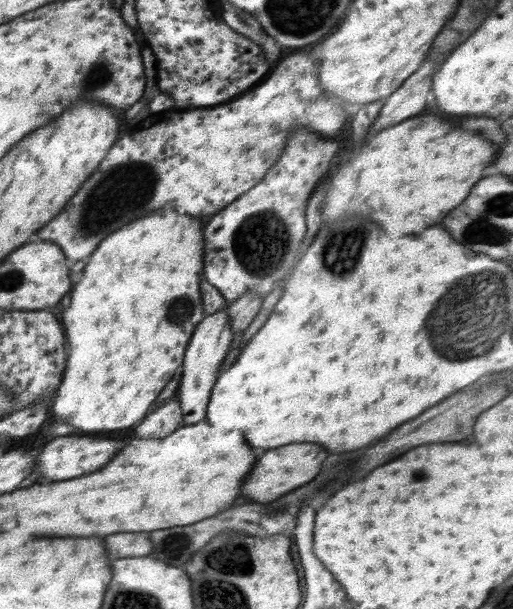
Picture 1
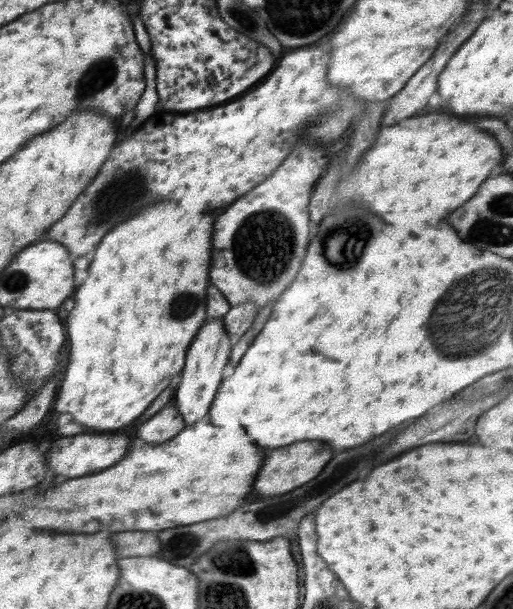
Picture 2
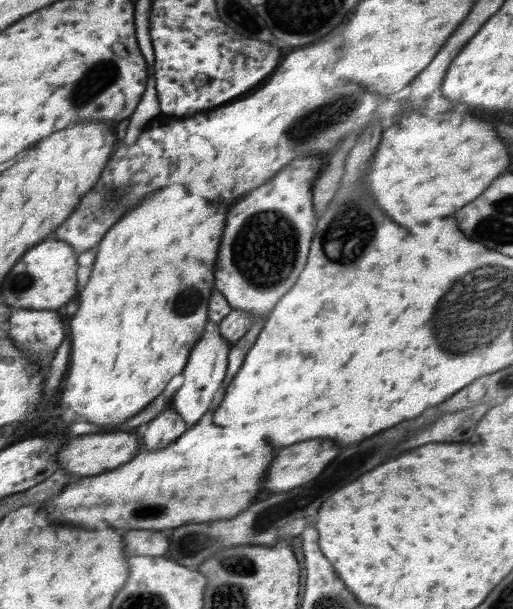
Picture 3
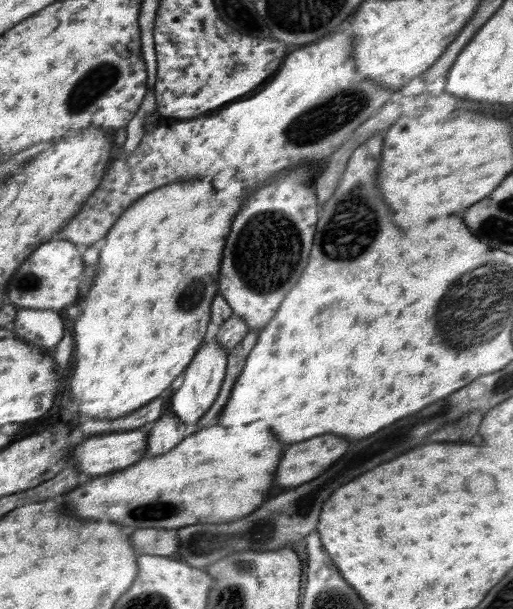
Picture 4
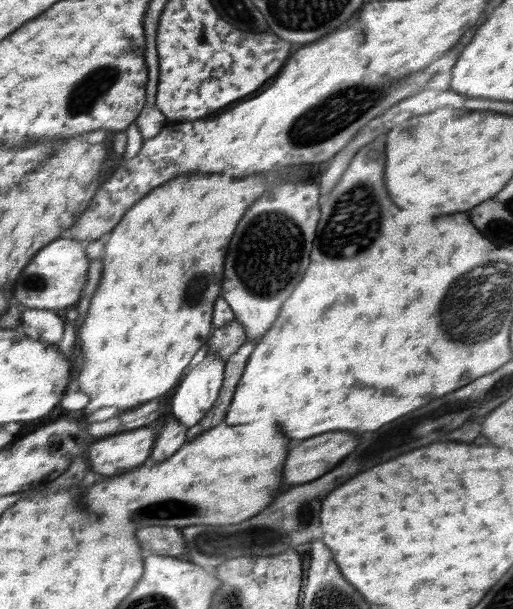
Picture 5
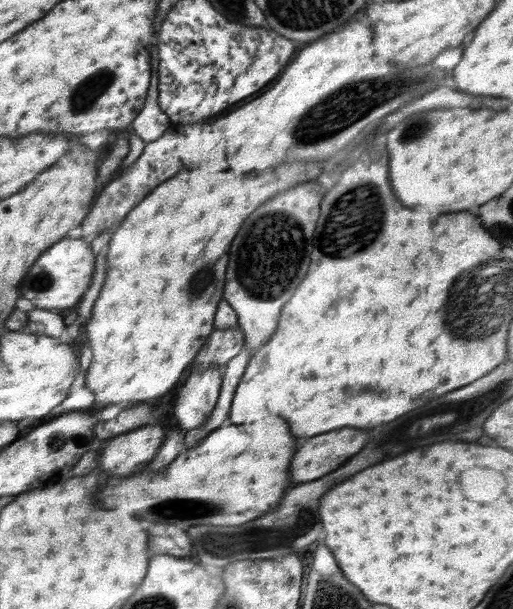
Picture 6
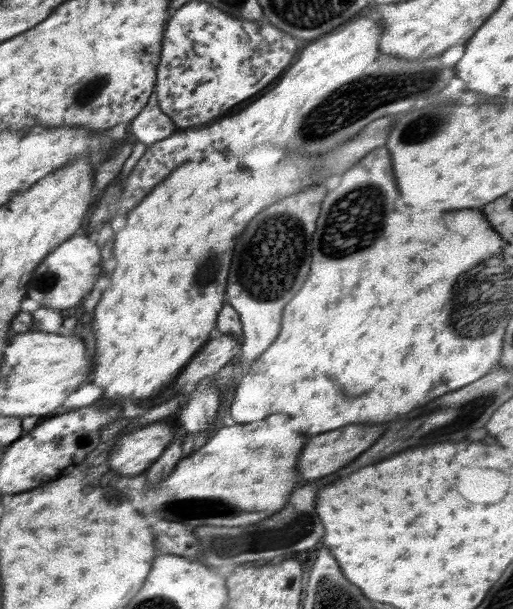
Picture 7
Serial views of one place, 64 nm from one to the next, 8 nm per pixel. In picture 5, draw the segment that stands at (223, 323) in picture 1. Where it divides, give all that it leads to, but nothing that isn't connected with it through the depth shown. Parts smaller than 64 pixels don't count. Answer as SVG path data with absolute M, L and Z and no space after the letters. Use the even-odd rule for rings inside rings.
M207 354L202 362L198 363L186 376L184 376L183 382L180 383L173 391L172 402L167 402L167 404L172 404L172 414L177 419L177 421L186 426L188 429L194 427L206 416L206 413L209 411L209 408L212 408L212 405L218 399L220 395L220 389L223 383L224 370L225 370L225 360L219 356L214 356L213 354Z

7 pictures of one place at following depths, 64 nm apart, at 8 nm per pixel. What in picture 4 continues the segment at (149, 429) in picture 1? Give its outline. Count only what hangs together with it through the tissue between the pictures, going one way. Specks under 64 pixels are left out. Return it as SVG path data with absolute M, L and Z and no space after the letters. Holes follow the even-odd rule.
M166 410L166 416L158 418L150 430L148 436L148 454L150 456L160 456L162 452L174 448L184 436L186 436L186 424L176 415L168 416L171 411Z

